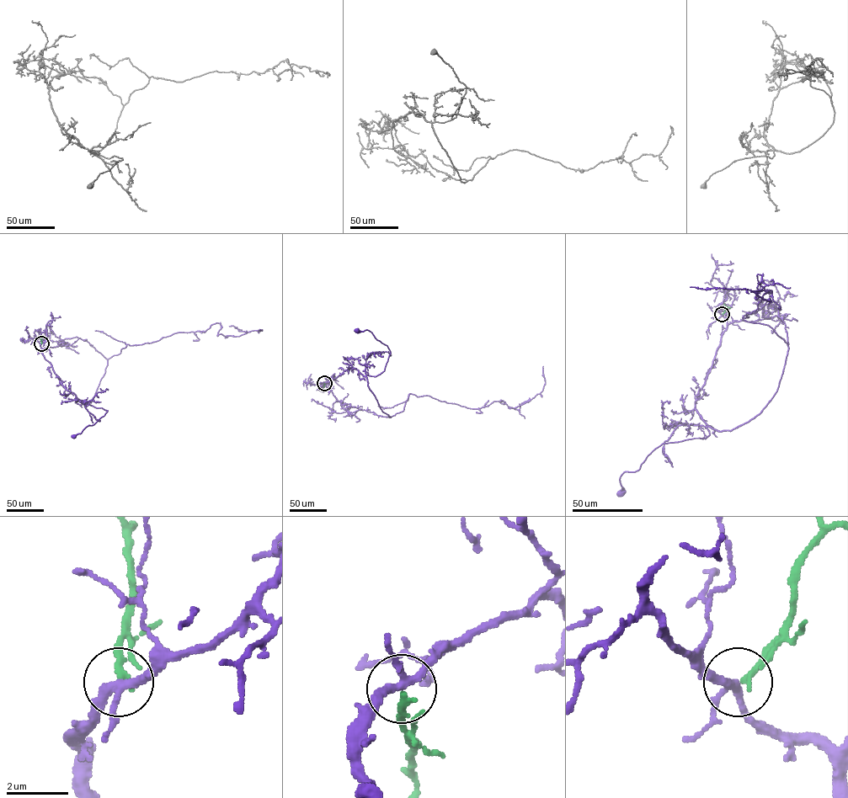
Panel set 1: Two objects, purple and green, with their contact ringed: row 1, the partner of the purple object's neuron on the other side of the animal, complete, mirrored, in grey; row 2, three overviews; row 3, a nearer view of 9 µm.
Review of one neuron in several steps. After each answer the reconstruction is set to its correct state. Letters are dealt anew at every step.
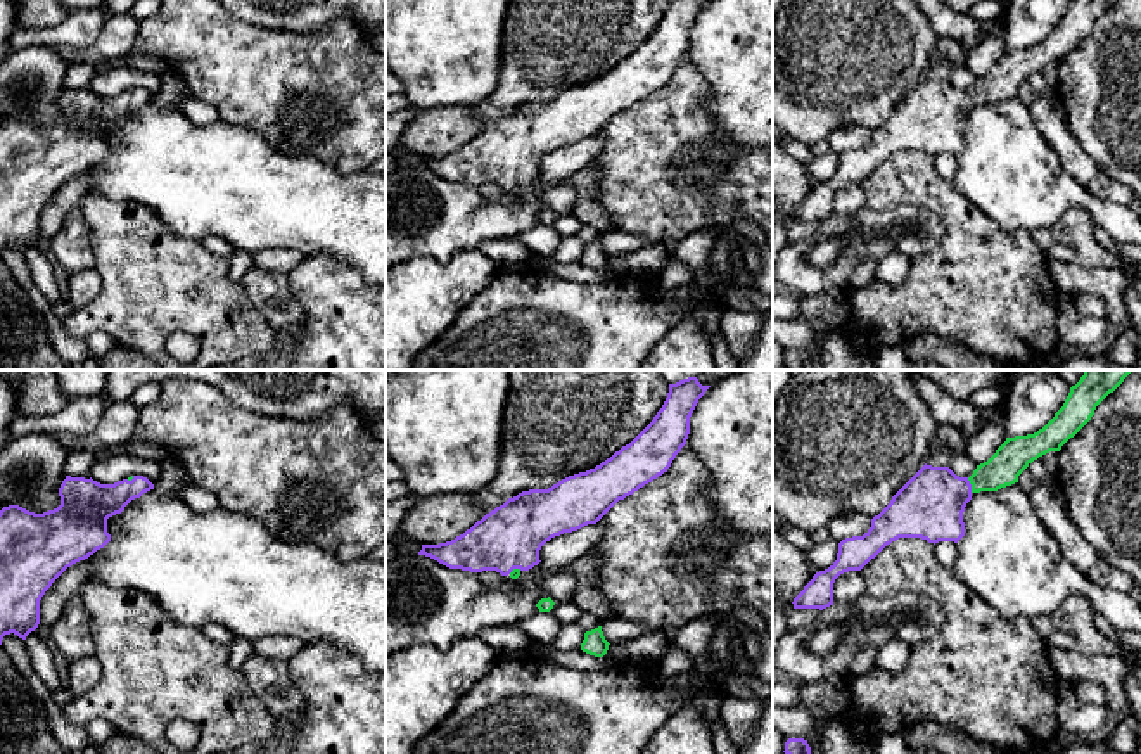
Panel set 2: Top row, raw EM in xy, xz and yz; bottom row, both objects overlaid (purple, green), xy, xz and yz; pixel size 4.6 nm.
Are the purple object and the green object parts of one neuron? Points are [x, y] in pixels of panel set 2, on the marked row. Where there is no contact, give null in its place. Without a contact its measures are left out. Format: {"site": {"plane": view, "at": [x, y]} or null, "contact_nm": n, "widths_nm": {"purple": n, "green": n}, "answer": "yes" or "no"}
{"site": {"plane": "yz", "at": [970, 485]}, "contact_nm": 80, "widths_nm": {"purple": 320, "green": 160}, "answer": "yes"}

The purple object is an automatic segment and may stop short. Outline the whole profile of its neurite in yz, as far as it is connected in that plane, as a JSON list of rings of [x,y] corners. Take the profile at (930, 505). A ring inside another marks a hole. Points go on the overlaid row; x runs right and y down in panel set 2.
[[[1084,370],[1080,380],[1070,387],[1063,406],[1042,429],[1027,436],[1006,438],[970,477],[959,477],[949,467],[925,463],[871,519],[871,527],[863,536],[838,543],[837,560],[813,576],[794,598],[794,609],[823,610],[833,605],[835,579],[844,572],[861,571],[899,538],[921,538],[934,545],[958,543],[965,536],[963,512],[973,493],[1011,486],[1034,460],[1049,451],[1060,451],[1131,372]]]

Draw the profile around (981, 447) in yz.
[[[987,424],[978,434],[968,439],[963,450],[975,465],[987,462],[1006,441],[1008,434],[999,424]]]

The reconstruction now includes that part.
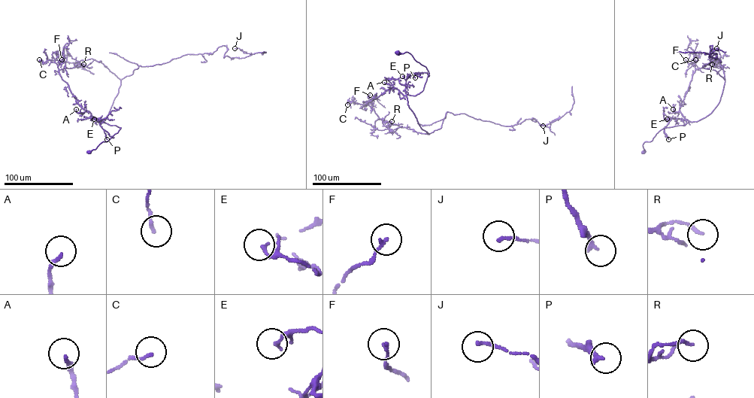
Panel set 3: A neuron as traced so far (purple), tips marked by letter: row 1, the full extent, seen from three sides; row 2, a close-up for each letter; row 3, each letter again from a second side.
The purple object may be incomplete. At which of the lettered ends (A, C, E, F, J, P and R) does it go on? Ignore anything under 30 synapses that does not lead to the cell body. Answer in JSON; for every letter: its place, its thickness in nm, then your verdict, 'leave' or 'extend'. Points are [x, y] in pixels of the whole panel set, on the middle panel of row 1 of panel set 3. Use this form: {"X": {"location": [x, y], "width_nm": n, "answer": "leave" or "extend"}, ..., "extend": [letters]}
{"A": {"location": [384, 82], "width_nm": 180, "answer": "extend"}, "C": {"location": [347, 104], "width_nm": 140, "answer": "leave"}, "E": {"location": [402, 76], "width_nm": 170, "answer": "leave"}, "F": {"location": [370, 95], "width_nm": 110, "answer": "leave"}, "J": {"location": [543, 126], "width_nm": 160, "answer": "leave"}, "P": {"location": [415, 77], "width_nm": 220, "answer": "leave"}, "R": {"location": [392, 121], "width_nm": 140, "answer": "leave"}, "extend": ["A"]}

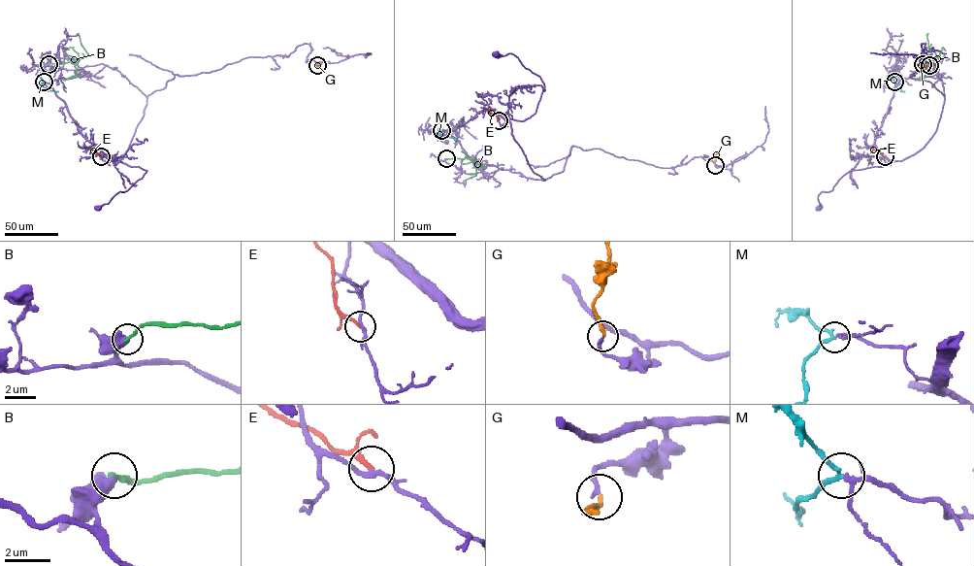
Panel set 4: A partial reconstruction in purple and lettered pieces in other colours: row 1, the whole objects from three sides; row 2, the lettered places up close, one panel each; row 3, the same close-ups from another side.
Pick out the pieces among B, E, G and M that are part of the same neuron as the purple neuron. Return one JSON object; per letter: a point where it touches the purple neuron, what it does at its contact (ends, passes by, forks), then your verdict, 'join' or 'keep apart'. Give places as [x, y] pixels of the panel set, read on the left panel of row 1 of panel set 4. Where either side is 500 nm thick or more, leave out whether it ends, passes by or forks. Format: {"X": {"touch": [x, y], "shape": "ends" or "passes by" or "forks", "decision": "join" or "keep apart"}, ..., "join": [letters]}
{"B": {"touch": [48, 64], "decision": "keep apart"}, "E": {"touch": [101, 156], "shape": "ends", "decision": "keep apart"}, "G": {"touch": [317, 65], "shape": "ends", "decision": "join"}, "M": {"touch": [44, 82], "shape": "passes by", "decision": "join"}, "join": ["G", "M"]}

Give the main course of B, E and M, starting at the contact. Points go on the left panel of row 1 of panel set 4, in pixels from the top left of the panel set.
B: (48, 64), (74, 60), (87, 54), (78, 33)
E: (101, 156), (89, 149)
M: (44, 82), (42, 84), (46, 88), (58, 91)

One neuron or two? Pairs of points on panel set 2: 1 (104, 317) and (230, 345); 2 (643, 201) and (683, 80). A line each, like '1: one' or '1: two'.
1: one
2: one

